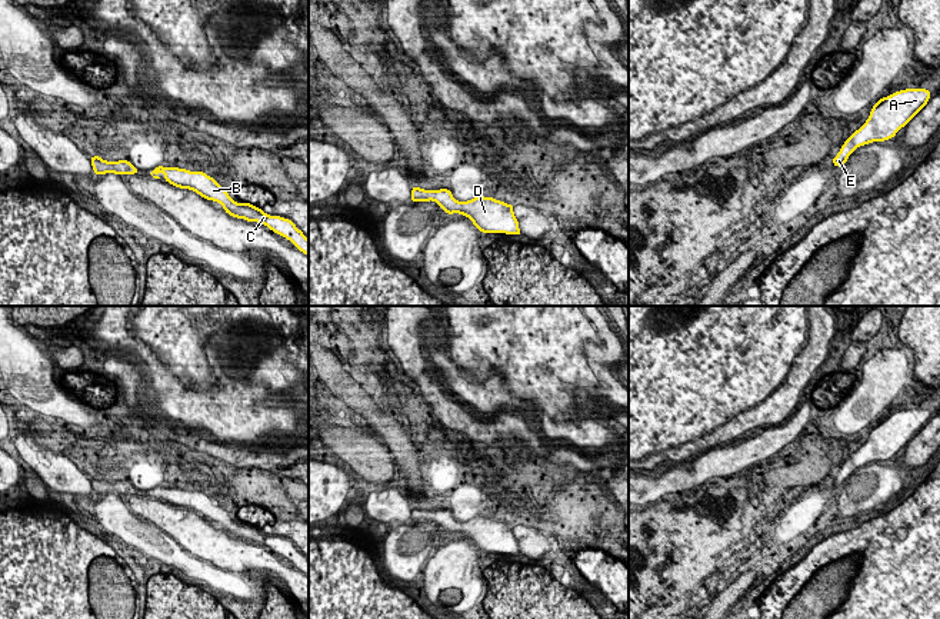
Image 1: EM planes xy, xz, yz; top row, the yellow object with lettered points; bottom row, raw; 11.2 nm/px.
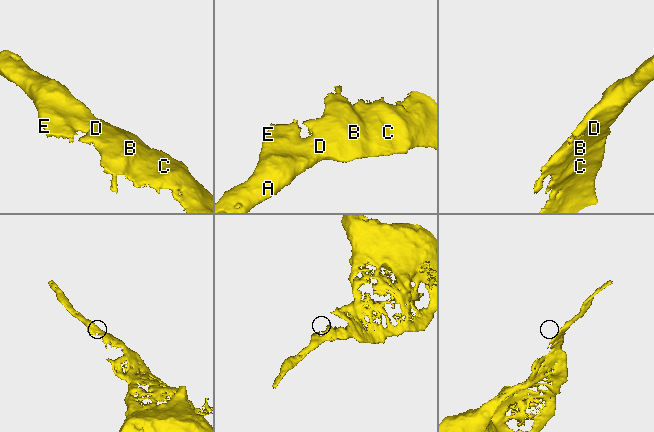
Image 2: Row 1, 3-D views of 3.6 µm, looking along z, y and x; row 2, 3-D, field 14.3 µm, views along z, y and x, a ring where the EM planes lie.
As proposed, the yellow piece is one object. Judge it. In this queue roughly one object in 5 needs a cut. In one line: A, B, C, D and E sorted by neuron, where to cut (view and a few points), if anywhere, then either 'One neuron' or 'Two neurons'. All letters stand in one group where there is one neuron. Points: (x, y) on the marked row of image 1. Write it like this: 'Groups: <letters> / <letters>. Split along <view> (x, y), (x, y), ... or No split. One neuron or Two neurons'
Groups: A B C D E. No split. One neuron

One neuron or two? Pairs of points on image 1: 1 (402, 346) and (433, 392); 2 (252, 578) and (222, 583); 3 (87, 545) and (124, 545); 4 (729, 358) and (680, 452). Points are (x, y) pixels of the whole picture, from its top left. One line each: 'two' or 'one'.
1: one
2: one
3: two
4: one

